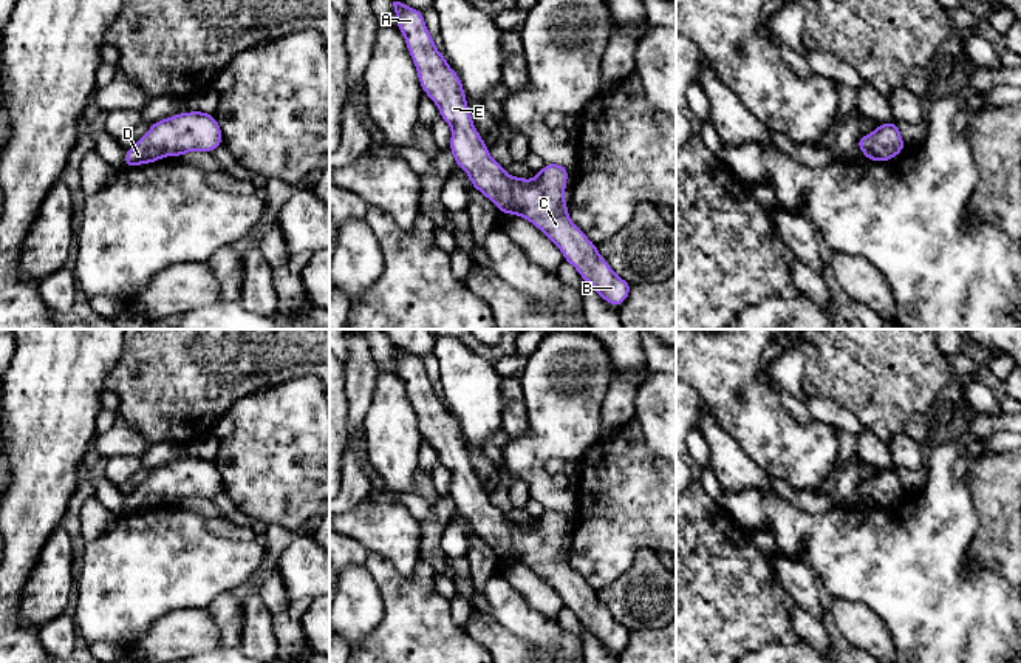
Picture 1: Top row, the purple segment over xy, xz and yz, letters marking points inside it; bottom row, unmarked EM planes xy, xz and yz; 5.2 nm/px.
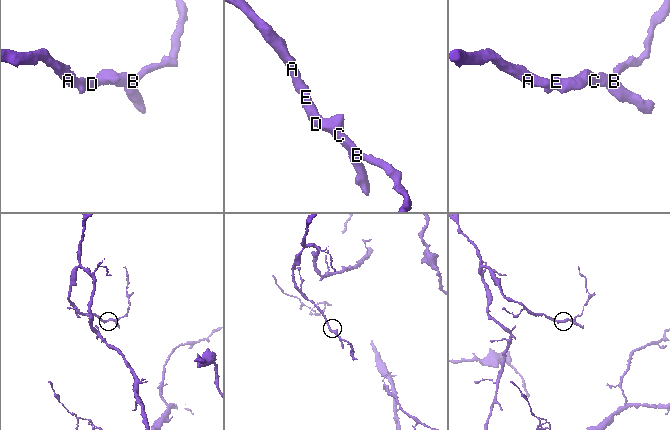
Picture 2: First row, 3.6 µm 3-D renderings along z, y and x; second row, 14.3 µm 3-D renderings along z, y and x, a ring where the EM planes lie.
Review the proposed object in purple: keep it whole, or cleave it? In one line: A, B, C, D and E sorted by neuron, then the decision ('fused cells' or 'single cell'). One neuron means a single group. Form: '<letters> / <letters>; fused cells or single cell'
A B C D E; single cell

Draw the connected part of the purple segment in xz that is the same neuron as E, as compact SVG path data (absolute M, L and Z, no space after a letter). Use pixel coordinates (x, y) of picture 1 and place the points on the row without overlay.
M393 348L398 376L418 416L424 439L436 450L439 464L452 474L450 499L464 516L472 533L490 546L501 559L517 561L541 576L572 610L579 621L613 652L630 641L631 631L617 623L600 603L597 590L569 566L565 549L568 513L546 510L535 524L509 522L489 501L489 493L476 478L459 422L435 394L421 357Z

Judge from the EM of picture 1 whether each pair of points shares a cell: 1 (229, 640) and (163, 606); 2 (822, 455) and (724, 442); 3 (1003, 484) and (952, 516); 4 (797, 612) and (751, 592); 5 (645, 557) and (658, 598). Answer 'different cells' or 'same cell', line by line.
1: different cells
2: different cells
3: different cells
4: different cells
5: same cell

